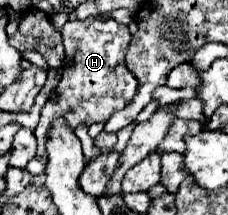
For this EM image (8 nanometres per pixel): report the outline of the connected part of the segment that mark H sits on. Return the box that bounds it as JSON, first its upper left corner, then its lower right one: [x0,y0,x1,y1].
[26,16,138,174]

